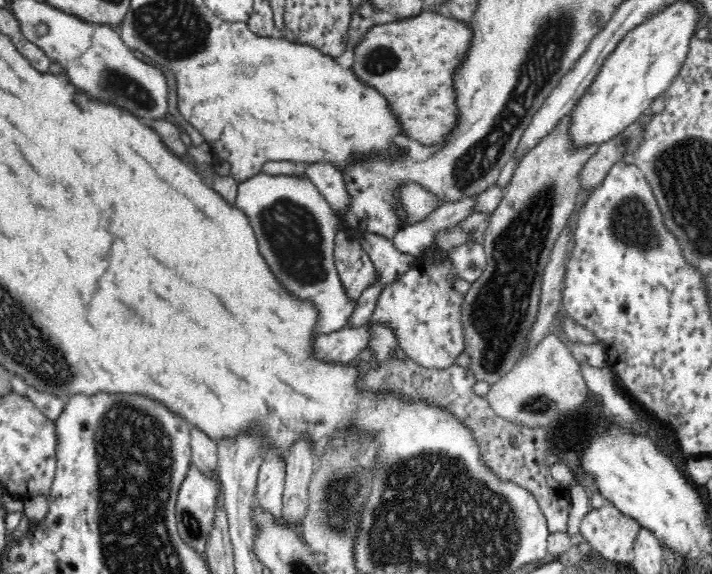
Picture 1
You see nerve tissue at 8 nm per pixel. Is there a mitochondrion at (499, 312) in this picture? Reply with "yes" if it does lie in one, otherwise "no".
yes

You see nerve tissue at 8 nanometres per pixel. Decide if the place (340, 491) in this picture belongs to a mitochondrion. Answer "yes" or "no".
yes

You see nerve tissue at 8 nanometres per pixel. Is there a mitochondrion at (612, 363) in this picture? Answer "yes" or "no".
no

